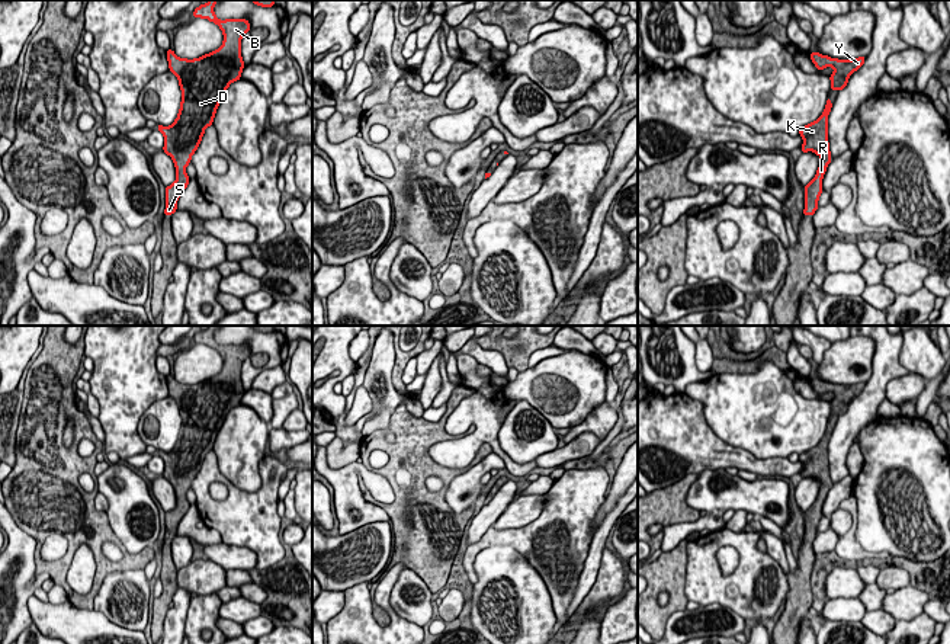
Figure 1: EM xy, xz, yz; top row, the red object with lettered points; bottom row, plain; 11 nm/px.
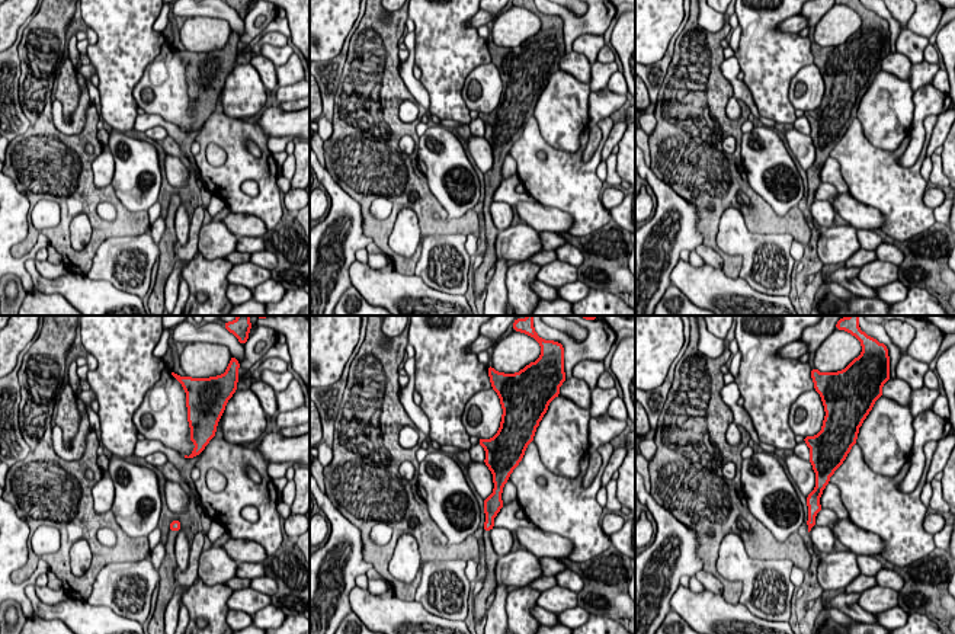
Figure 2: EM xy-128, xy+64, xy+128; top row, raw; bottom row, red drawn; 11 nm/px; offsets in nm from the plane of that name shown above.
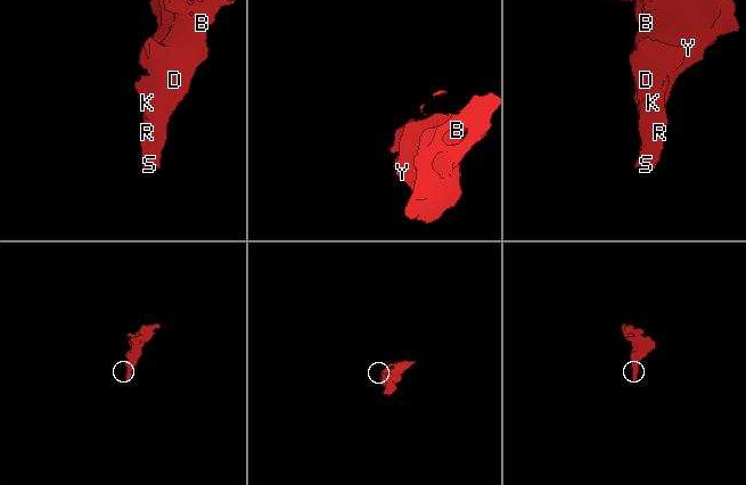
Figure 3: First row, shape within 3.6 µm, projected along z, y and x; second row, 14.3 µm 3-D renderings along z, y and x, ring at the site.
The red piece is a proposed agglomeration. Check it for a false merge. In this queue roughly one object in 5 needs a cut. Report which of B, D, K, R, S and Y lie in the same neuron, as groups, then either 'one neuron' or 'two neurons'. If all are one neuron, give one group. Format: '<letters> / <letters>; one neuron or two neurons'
B D K R S Y; one neuron

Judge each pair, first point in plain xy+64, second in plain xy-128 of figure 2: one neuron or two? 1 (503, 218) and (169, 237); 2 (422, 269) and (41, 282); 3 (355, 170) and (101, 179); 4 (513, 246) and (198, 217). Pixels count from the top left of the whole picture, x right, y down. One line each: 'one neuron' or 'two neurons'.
1: two neurons
2: two neurons
3: two neurons
4: two neurons

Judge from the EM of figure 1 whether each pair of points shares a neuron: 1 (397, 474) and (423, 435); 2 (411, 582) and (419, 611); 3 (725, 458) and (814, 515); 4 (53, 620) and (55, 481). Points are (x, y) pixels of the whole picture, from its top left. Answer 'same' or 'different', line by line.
1: same
2: same
3: different
4: different

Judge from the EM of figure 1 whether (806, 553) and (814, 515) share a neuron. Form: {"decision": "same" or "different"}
{"decision": "same"}

